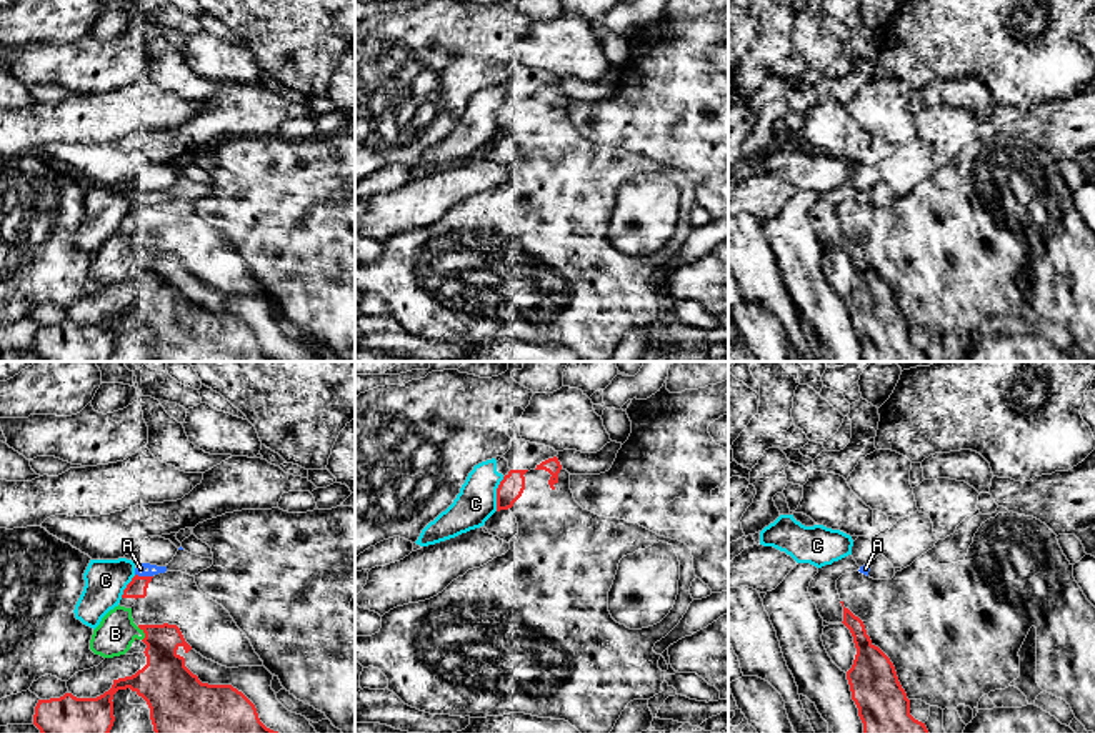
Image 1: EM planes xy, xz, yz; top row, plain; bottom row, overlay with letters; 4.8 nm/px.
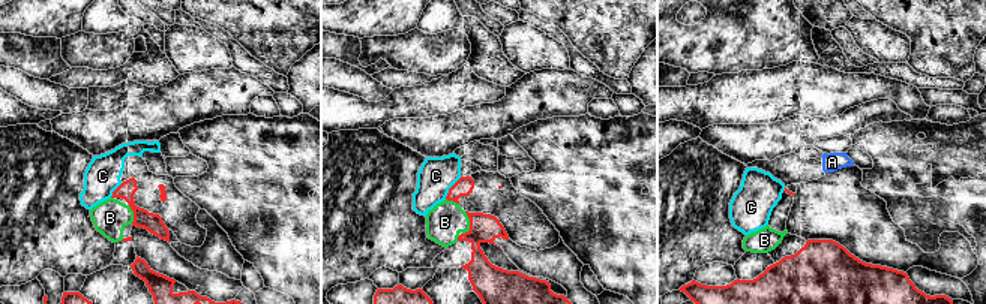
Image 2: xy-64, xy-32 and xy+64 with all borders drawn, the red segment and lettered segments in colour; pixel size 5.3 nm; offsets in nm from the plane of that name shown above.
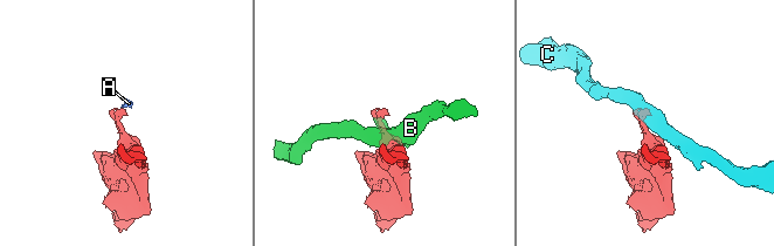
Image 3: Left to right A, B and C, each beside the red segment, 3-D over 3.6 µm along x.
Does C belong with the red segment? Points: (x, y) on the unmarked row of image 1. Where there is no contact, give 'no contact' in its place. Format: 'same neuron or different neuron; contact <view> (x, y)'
different neuron; contact xz (497, 120)

